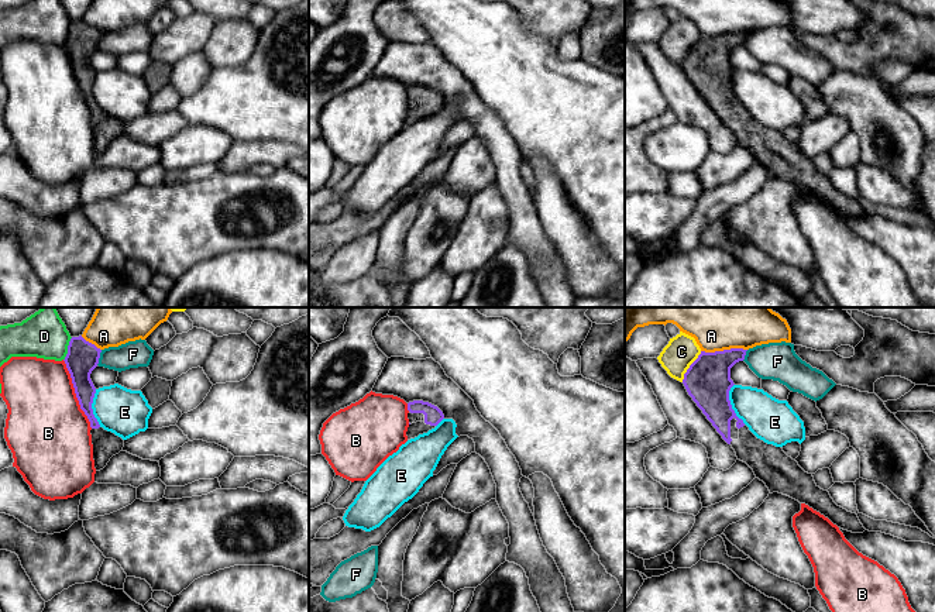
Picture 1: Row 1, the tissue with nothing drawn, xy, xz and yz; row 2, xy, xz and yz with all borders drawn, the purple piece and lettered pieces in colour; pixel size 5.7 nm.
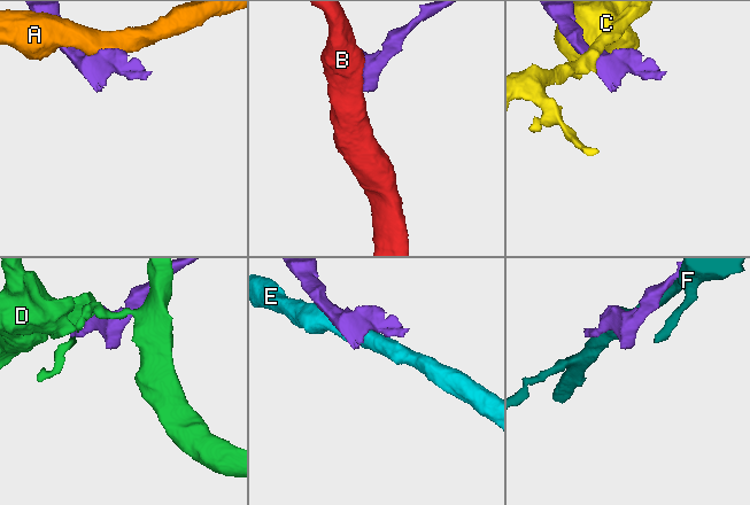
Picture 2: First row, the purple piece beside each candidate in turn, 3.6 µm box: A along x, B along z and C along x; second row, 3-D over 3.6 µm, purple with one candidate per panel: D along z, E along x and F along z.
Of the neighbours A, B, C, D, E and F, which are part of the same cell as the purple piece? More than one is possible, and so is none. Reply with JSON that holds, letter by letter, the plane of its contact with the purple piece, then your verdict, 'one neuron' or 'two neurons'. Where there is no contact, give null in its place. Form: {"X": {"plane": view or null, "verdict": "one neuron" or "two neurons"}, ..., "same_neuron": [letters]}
{"A": {"plane": "yz", "verdict": "two neurons"}, "B": {"plane": "xy", "verdict": "two neurons"}, "C": {"plane": "yz", "verdict": "two neurons"}, "D": {"plane": "xy", "verdict": "two neurons"}, "E": {"plane": "yz", "verdict": "two neurons"}, "F": {"plane": "xy", "verdict": "two neurons"}, "same_neuron": []}

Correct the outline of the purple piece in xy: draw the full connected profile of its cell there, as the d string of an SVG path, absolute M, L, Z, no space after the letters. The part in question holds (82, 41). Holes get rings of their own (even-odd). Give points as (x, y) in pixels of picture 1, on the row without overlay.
M79 20L71 23L68 38L63 44L71 58L80 93L90 106L96 155L103 154L110 142L123 135L124 131L124 124L114 117L104 114L93 99L92 87L96 72L90 63L90 58L99 48L100 37L100 32Z

